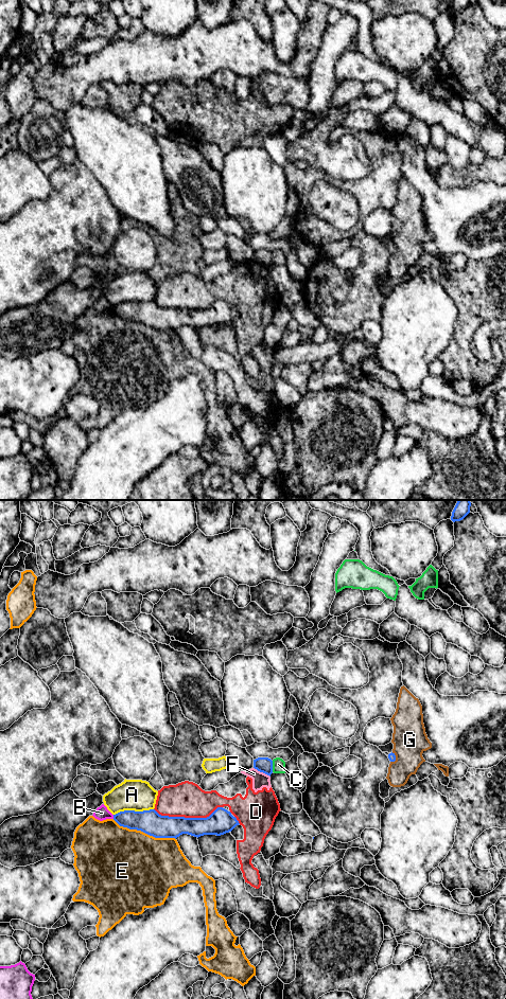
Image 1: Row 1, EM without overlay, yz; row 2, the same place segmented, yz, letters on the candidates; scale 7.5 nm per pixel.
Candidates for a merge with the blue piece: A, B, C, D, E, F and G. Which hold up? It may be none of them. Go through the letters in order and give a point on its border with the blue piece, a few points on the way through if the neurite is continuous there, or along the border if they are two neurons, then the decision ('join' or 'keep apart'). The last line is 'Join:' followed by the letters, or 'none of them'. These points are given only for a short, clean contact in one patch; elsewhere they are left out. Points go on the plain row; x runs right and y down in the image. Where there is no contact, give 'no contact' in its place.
A: meets blue in yz at (133, 302); keep apart
B: meets blue in yz at (114, 308); keep apart
C: meets blue in yz at (272, 257); keep apart
D: meets blue in yz at (188, 309); keep apart
E: meets blue in yz at (144, 323); keep apart
F: meets blue in yz at (262, 263); border along yz (254, 259), (269, 268); keep apart
G: meets blue in yz at (395, 249); keep apart
Join: none of them

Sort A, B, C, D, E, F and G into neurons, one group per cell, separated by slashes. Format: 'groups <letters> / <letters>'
groups A / B / C / D F / E / G

